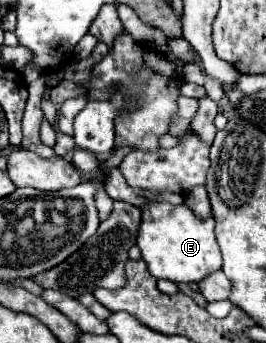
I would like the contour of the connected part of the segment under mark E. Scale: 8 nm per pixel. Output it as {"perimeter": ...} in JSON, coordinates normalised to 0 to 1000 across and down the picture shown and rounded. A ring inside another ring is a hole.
{"perimeter":[[[549,589],[534,601],[511,717],[526,723],[534,758],[556,770],[556,793],[579,810],[714,828],[752,822],[782,799],[835,781],[835,746],[805,688],[805,641],[744,636],[699,595],[654,601],[632,589]]]}

